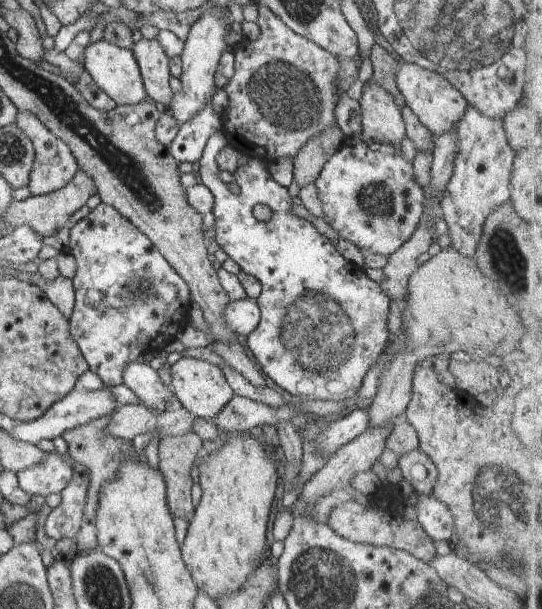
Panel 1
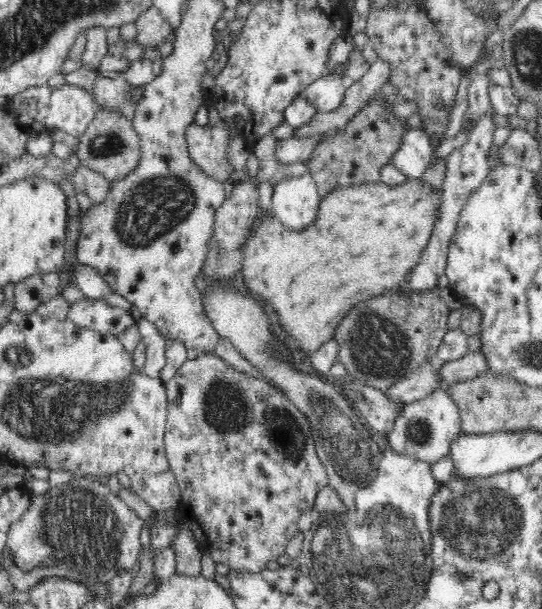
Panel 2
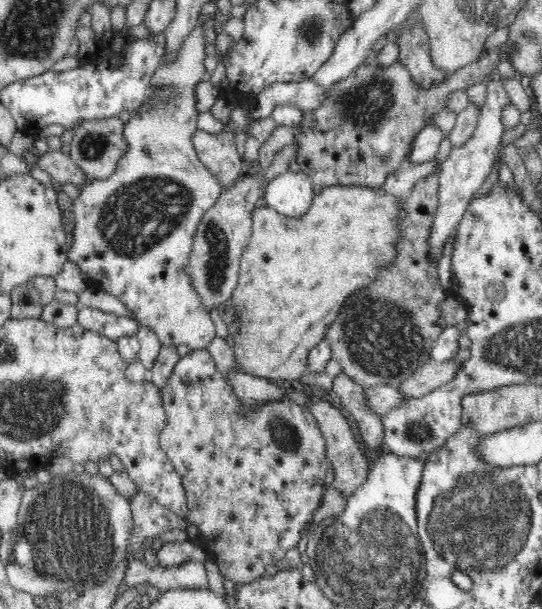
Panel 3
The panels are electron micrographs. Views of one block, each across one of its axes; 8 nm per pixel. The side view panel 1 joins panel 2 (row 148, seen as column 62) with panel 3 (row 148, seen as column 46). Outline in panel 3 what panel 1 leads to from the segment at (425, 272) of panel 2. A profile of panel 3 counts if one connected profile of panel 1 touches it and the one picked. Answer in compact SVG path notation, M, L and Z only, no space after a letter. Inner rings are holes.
M501 78L489 80L487 84L487 94L484 104L478 114L477 126L472 136L464 146L453 148L447 158L440 165L438 208L436 209L433 225L427 238L429 260L440 260L444 252L444 244L452 230L456 228L462 220L463 214L471 201L472 195L484 184L486 177L492 172L495 154L503 138L504 124L502 124L502 111L508 104L512 103L503 87Z

